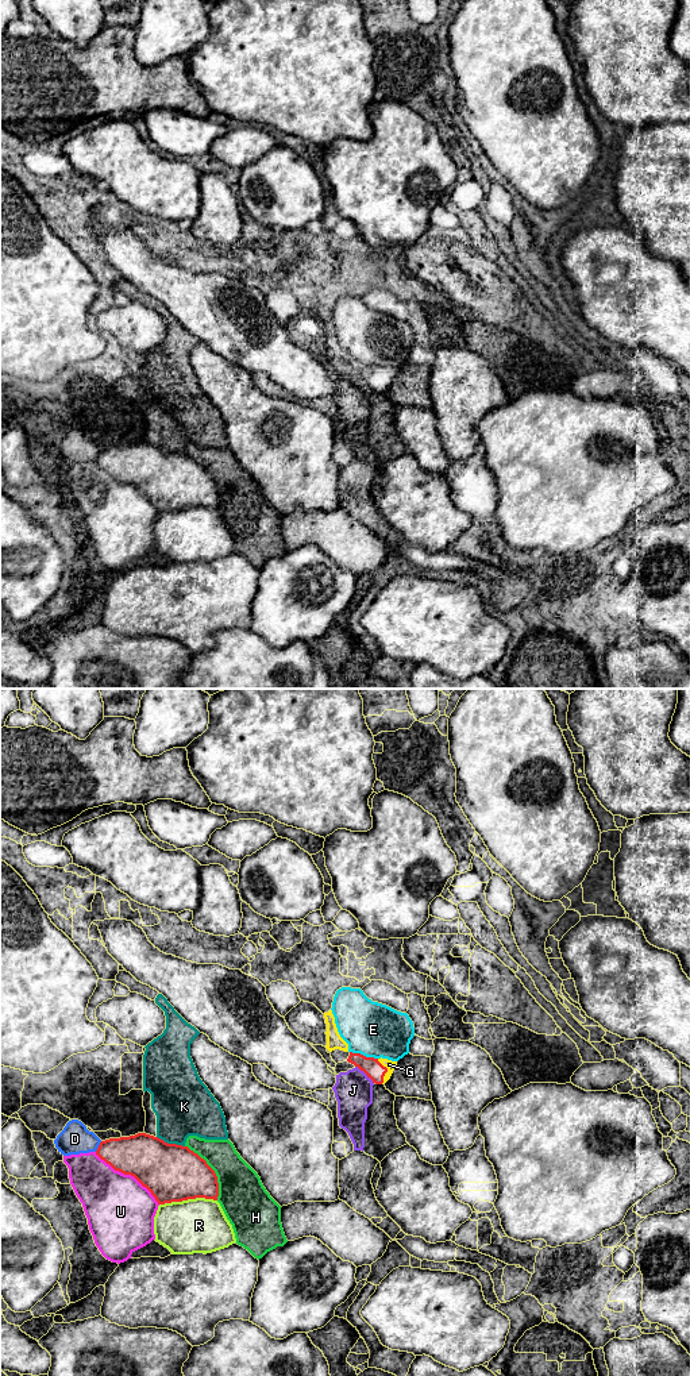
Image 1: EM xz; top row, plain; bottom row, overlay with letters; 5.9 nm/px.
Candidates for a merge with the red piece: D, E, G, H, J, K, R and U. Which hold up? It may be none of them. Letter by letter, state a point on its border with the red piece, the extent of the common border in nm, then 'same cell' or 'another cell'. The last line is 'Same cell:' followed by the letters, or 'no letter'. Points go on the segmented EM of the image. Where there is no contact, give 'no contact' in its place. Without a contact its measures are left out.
D: xz (99, 1147) | 80 nm | another cell
E: xz (362, 1055) | 180 nm | another cell
G: xz (386, 1071) | 160 nm | same cell
H: xz (214, 1171) | 380 nm | another cell
J: xz (365, 1072) | 160 nm | another cell
K: xz (170, 1144) | 180 nm | another cell
R: xz (188, 1198) | 340 nm | another cell
U: xz (128, 1174) | 500 nm | another cell
Same cell: G

